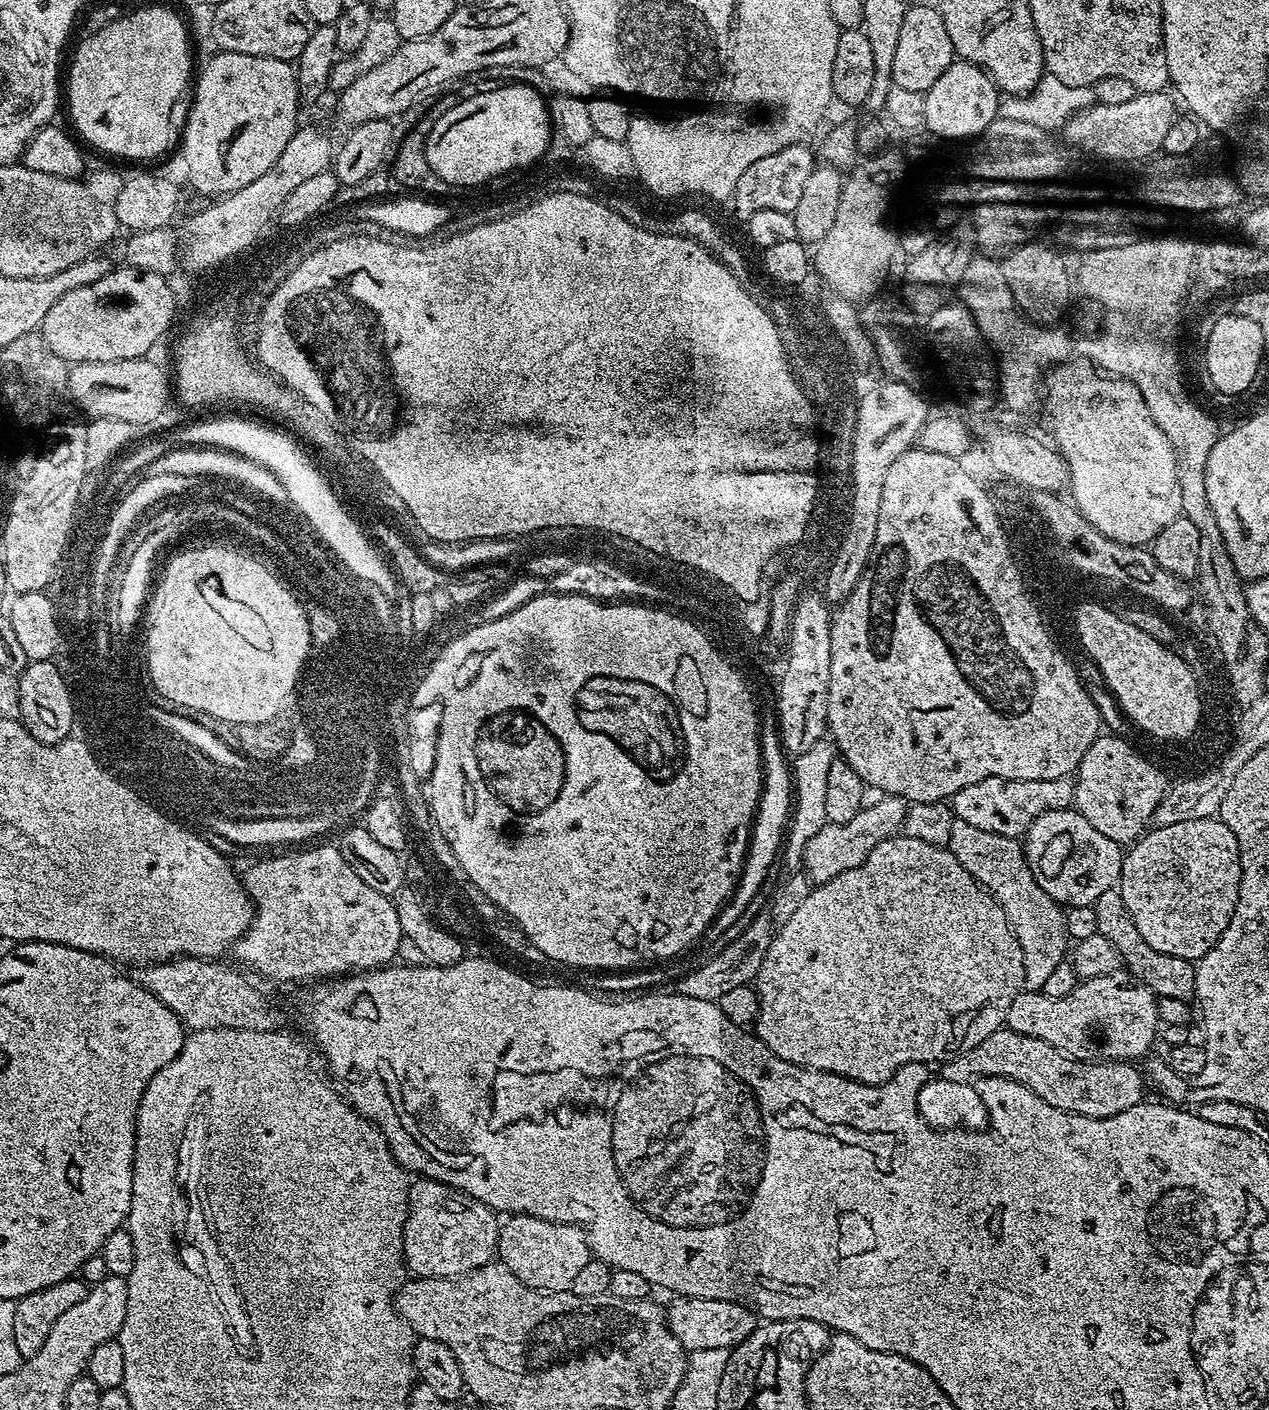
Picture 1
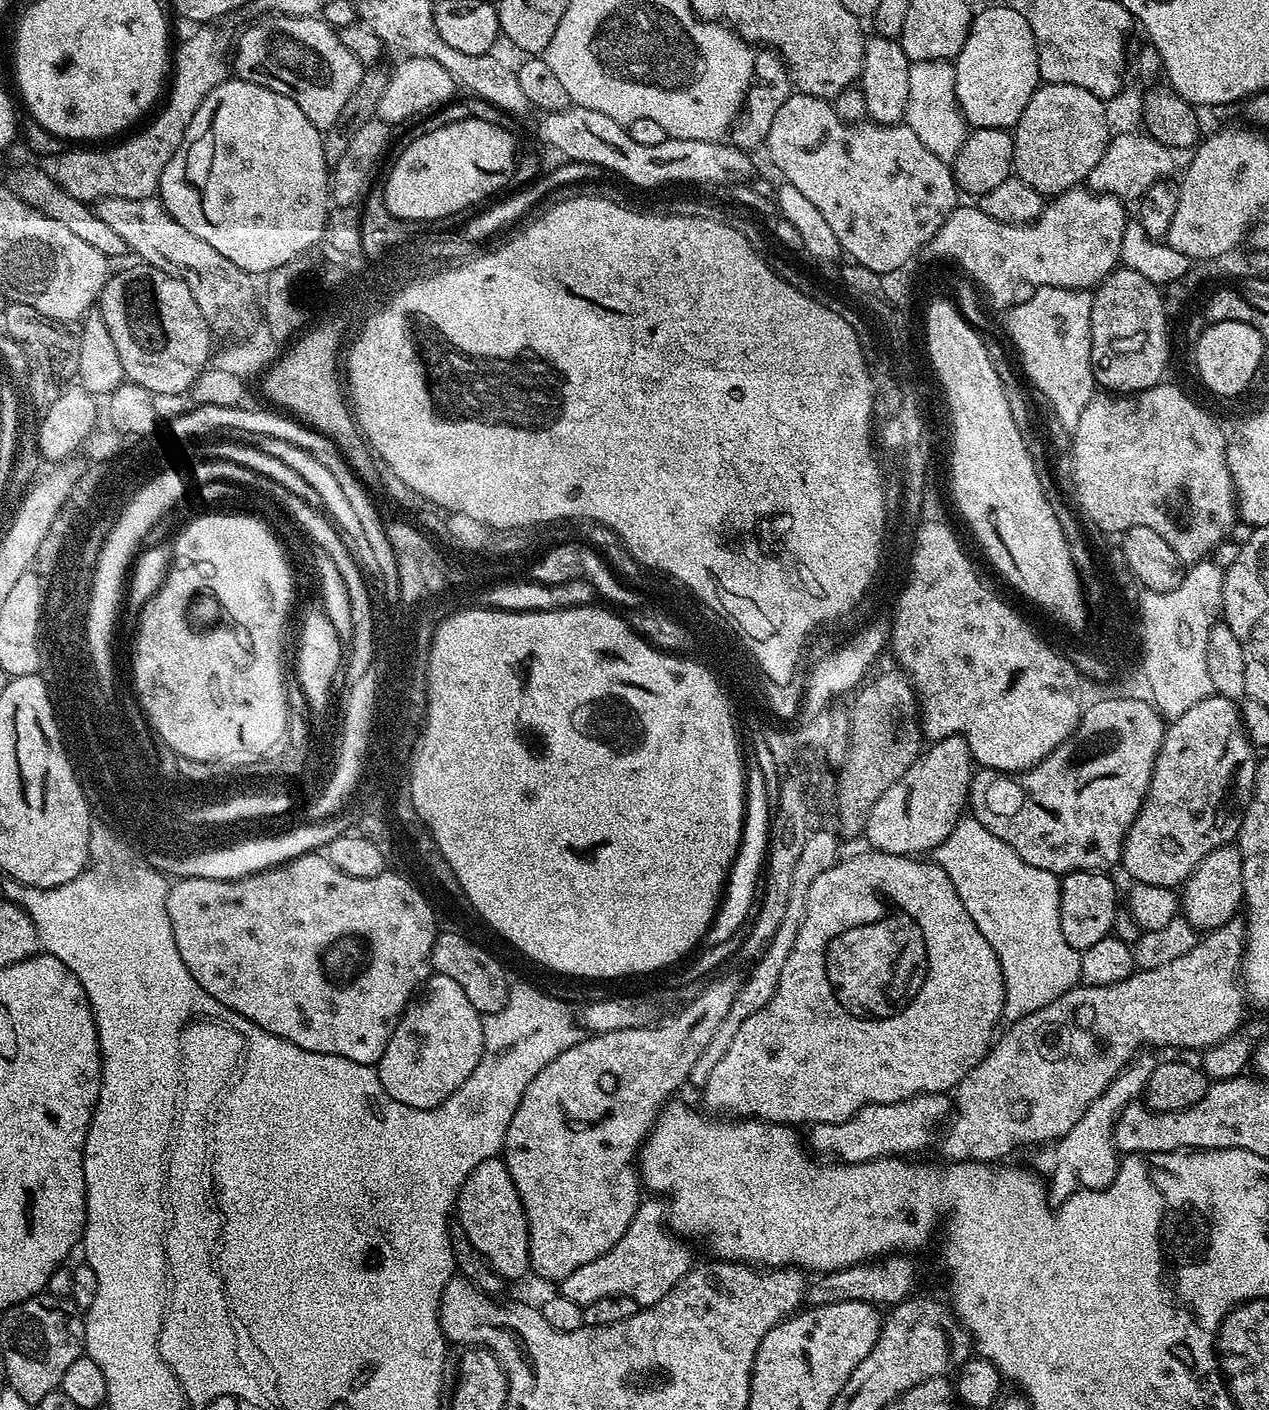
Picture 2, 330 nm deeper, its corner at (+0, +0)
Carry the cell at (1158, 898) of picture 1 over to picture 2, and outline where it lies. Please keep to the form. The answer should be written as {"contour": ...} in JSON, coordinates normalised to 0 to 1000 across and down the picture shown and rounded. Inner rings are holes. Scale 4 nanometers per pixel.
{"contour":[[[973,598],[950,606],[931,628],[931,649],[944,660],[962,658],[975,652],[980,640],[979,606]]]}

